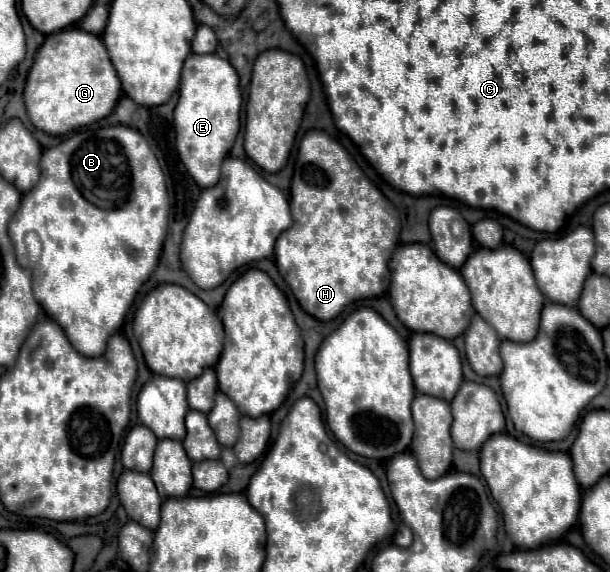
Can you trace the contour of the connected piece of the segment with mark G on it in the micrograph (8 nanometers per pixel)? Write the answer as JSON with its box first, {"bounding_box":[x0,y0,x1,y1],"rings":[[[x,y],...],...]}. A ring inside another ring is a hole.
{"bounding_box":[25,29,121,135],"rings":[[[63,29],[39,47],[27,75],[25,105],[31,123],[49,135],[67,135],[107,117],[121,97],[121,83],[103,41],[83,29]]]}

